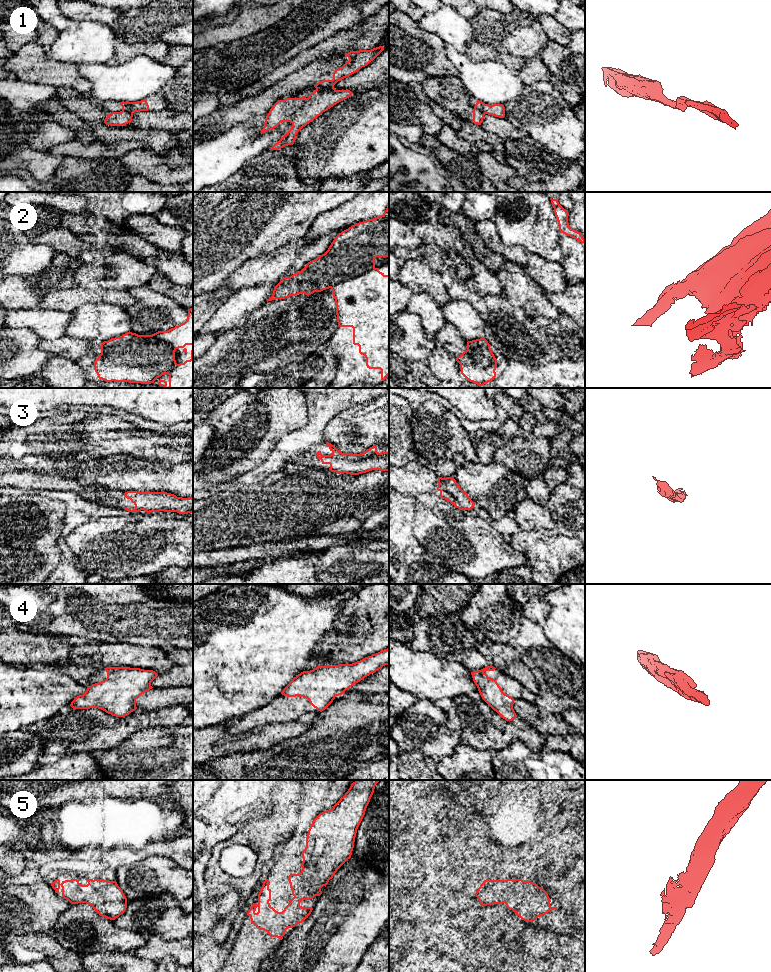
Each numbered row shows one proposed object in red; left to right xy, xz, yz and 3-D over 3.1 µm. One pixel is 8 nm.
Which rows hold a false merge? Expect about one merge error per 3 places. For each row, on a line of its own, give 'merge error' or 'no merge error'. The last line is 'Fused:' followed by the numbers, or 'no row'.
1: merge error
2: no merge error
3: no merge error
4: no merge error
5: no merge error
Fused: 1

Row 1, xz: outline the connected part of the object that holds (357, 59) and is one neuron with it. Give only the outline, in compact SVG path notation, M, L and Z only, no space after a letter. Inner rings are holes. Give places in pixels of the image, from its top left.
M379 46L371 50L350 51L345 53L345 56L349 58L349 61L334 71L333 79L322 80L318 82L314 87L316 90L322 90L330 86L334 86L338 81L349 77L350 75L359 71L362 67L367 66L383 50L383 46Z

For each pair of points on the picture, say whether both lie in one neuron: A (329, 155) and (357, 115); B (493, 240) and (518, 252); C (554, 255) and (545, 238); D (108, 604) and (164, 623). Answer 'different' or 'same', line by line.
A: same
B: same
C: same
D: same

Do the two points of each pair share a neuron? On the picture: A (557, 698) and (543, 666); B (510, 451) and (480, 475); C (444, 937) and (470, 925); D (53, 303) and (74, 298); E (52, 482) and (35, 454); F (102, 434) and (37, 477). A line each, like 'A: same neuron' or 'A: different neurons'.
A: same neuron
B: different neurons
C: different neurons
D: same neuron
E: different neurons
F: different neurons

